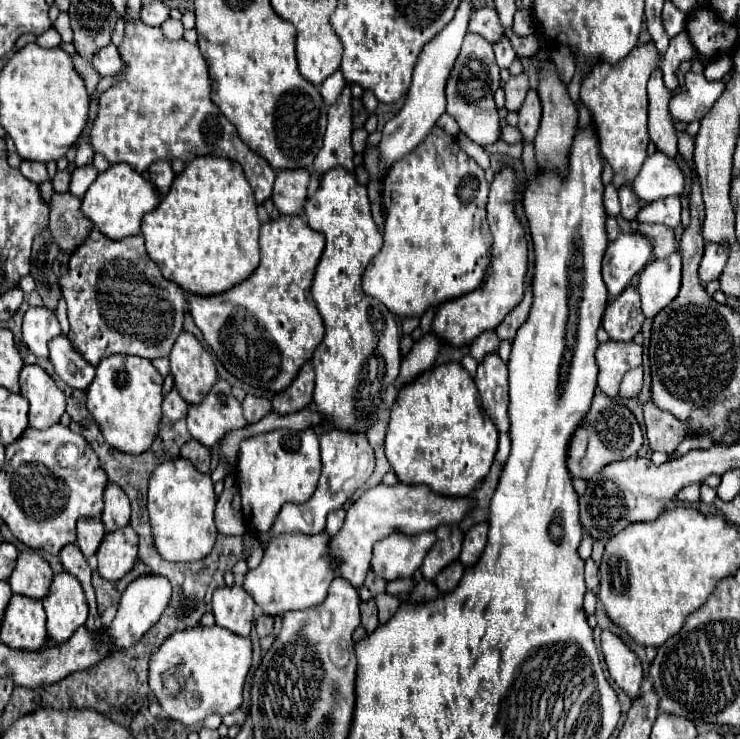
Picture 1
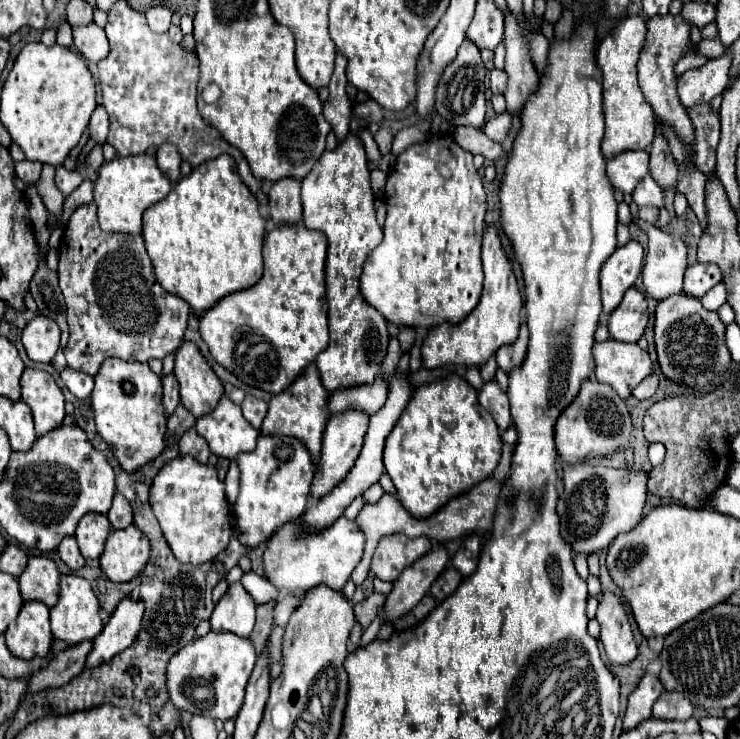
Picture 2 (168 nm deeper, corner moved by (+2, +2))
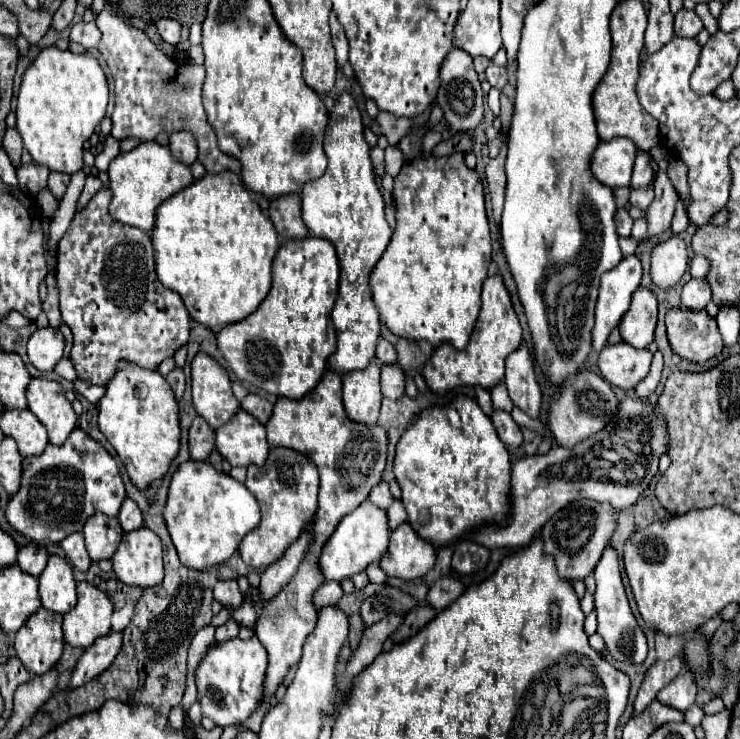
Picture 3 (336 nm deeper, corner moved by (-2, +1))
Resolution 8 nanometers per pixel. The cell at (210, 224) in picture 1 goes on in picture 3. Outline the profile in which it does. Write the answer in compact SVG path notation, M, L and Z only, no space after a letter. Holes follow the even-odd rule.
M222 171L222 173L208 173L204 179L200 181L194 181L192 185L188 185L186 189L178 191L176 195L172 195L166 203L160 205L158 213L156 213L156 225L152 229L152 245L154 245L154 255L156 255L156 273L158 273L158 279L164 287L176 291L184 305L188 307L190 315L194 321L202 323L204 327L210 327L210 329L216 329L216 327L224 327L224 325L230 325L230 323L236 323L240 319L246 319L246 315L254 313L258 309L258 305L264 301L264 297L268 295L270 287L272 287L272 261L274 261L274 255L278 251L278 235L276 235L276 229L272 225L272 221L260 211L258 203L252 201L248 189L242 185L240 177L232 171Z

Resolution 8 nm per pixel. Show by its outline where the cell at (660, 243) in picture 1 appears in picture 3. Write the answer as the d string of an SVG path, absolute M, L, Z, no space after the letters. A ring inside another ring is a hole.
M648 185L646 189L634 189L634 187L630 187L630 205L636 205L642 211L646 211L652 199L654 199L652 185Z

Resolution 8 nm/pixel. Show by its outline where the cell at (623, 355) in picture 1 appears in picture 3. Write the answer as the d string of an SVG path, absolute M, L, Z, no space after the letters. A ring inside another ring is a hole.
M628 343L606 345L598 355L600 375L624 391L630 391L642 381L650 369L652 353L648 349L636 349Z

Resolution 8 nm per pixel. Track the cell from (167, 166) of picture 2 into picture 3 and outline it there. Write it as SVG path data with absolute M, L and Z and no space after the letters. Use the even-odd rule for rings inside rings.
M184 131L172 133L170 135L170 149L172 149L172 155L186 165L192 165L196 161L198 145L196 145L194 137L190 137L190 133L184 133Z

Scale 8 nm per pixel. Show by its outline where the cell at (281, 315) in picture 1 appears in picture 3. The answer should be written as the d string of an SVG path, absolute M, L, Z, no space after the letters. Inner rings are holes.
M292 239L278 249L274 259L272 289L262 301L262 305L246 319L222 327L222 331L216 335L220 353L230 363L234 375L240 381L252 383L262 391L288 399L302 399L306 393L310 393L310 389L314 389L314 385L318 385L328 367L328 357L336 349L336 334L330 321L330 313L338 295L338 275L338 257L334 245L326 239Z

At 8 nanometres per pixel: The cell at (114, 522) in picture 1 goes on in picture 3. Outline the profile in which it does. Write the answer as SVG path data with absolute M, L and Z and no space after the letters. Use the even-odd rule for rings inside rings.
M126 499L122 503L122 509L118 513L118 521L122 525L122 529L128 533L128 531L134 531L138 527L142 527L142 513L138 509L138 505L132 501L132 499Z

